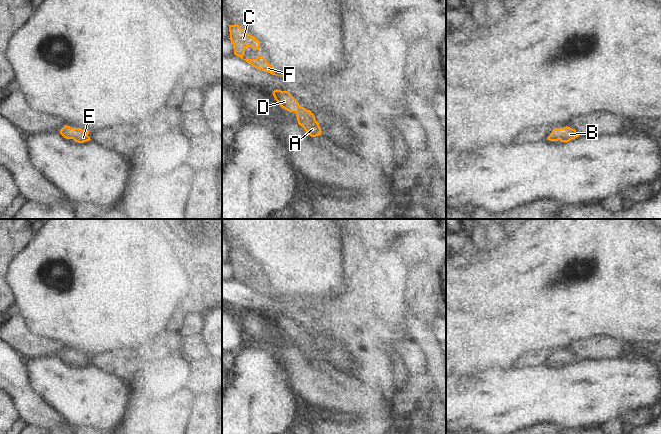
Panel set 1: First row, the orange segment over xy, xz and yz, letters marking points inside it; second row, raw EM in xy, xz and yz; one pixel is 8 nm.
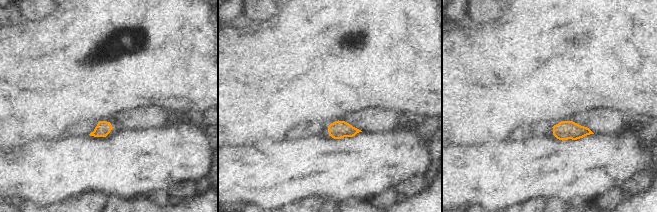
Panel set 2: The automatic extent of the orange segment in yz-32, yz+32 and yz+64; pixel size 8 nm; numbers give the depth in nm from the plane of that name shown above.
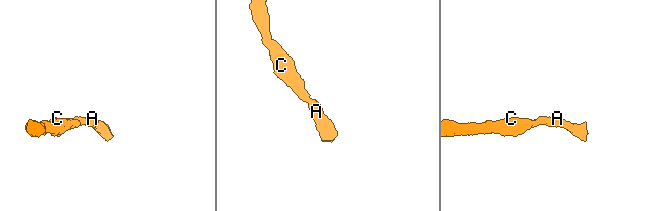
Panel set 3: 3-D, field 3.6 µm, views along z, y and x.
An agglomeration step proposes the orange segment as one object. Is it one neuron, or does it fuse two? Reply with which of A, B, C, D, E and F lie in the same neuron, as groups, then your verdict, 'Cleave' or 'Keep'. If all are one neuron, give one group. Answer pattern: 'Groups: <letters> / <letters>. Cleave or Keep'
Groups: A B C D E F. Keep.

